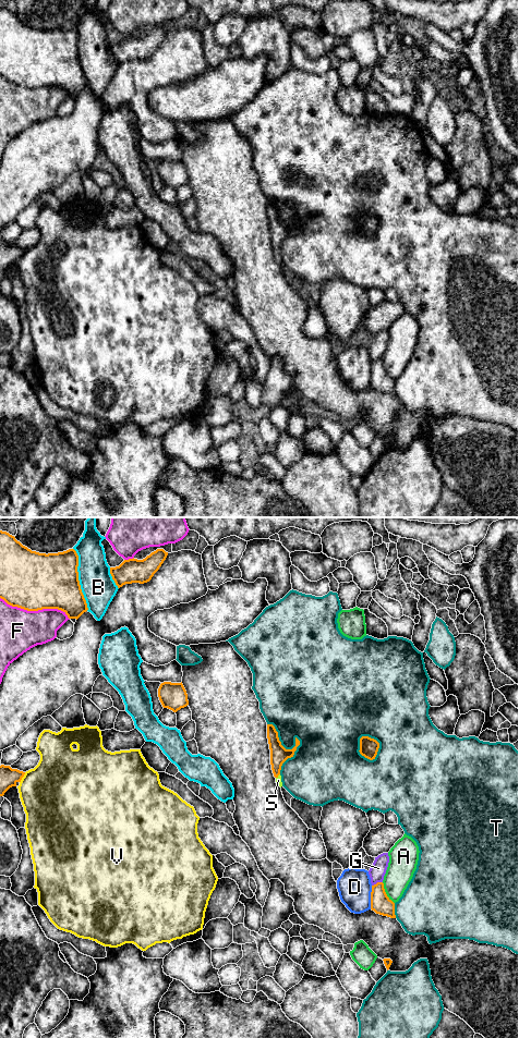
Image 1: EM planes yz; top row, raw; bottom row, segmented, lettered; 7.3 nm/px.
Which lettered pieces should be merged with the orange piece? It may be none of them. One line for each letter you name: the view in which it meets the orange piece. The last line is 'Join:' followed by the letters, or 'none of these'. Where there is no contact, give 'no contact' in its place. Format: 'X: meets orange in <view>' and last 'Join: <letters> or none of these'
S: meets orange in yz
Join: S

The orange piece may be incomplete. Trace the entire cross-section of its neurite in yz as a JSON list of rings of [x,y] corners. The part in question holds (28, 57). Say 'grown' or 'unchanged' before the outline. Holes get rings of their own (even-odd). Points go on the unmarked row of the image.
unchanged; [[[0,8],[0,75],[12,84],[58,86],[77,97],[88,87],[77,44],[74,26],[39,30]]]

